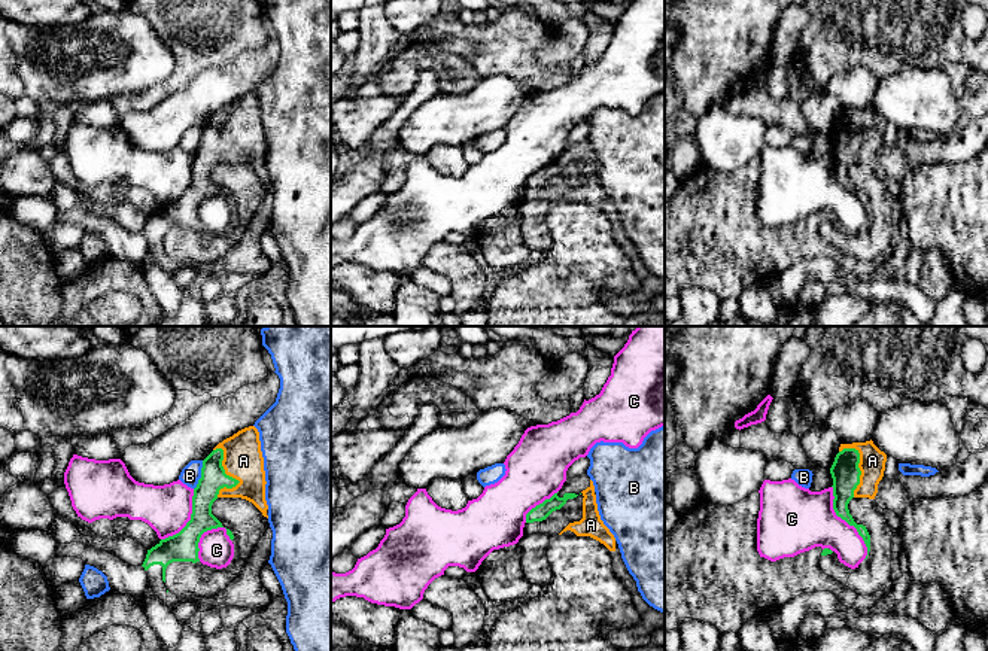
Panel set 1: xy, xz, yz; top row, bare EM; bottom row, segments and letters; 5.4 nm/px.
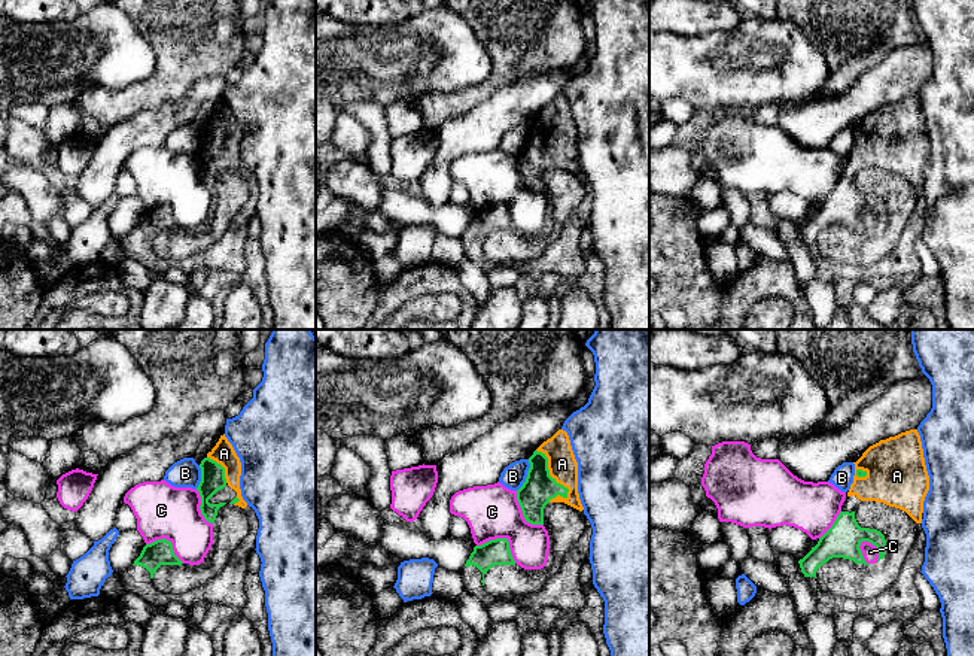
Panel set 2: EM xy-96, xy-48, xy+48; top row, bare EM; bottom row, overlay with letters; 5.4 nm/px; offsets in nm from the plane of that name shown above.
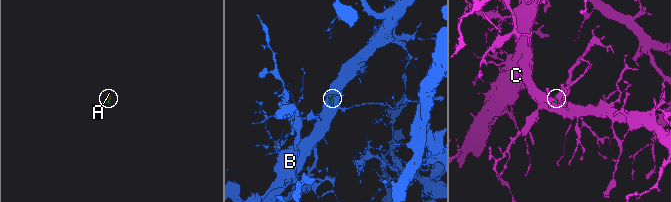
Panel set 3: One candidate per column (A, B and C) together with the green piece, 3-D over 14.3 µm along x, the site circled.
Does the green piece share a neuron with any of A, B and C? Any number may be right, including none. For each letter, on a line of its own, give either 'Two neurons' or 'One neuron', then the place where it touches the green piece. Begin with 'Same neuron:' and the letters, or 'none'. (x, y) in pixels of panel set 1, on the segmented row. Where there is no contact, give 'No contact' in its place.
Same neuron: A
A: One neuron. Touches green at xy (231, 477)
B: Two neurons. Touches green at xy (201, 475)
C: Two neurons. Touches green at yz (847, 522)

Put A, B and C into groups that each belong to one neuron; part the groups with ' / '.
A / B / C

